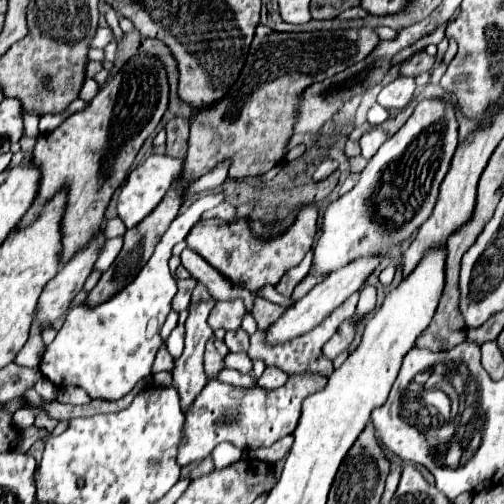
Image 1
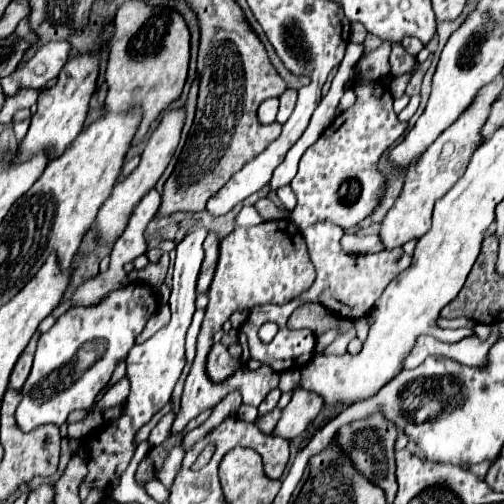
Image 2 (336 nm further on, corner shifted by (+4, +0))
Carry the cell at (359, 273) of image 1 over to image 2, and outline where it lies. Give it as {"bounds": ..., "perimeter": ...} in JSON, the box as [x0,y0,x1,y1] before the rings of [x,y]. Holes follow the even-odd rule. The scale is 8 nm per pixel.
{"bounds":[380,77,502,249],"perimeter":[[[496,77],[496,81],[492,81],[490,85],[484,85],[482,93],[478,93],[478,97],[474,99],[474,105],[470,105],[470,109],[466,109],[466,113],[462,113],[462,117],[458,117],[458,121],[454,121],[454,125],[450,125],[426,149],[426,153],[422,153],[422,157],[408,169],[408,175],[406,175],[406,181],[404,181],[404,189],[398,195],[396,203],[392,205],[392,209],[386,213],[386,217],[382,221],[382,227],[380,227],[380,241],[382,241],[384,249],[402,247],[408,241],[422,237],[430,229],[434,203],[466,171],[466,165],[468,165],[472,153],[482,143],[480,127],[484,125],[486,115],[490,111],[490,101],[494,101],[494,97],[498,97],[500,91],[502,91],[502,77]]]}

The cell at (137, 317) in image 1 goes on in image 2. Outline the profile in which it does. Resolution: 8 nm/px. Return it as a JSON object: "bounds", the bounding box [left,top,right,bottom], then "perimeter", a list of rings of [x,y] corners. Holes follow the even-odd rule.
{"bounds":[16,283,152,431],"perimeter":[[[128,283],[128,285],[108,293],[96,305],[70,307],[64,315],[60,315],[56,319],[56,323],[46,333],[40,335],[36,355],[34,355],[34,365],[32,365],[30,377],[26,379],[26,383],[22,387],[22,401],[20,401],[18,411],[16,411],[16,421],[18,421],[18,427],[22,431],[30,431],[42,423],[62,425],[70,411],[88,409],[94,403],[98,391],[108,383],[116,365],[120,361],[124,361],[128,351],[136,345],[136,337],[144,331],[146,321],[152,315],[148,309],[148,303],[146,303],[146,293],[150,295],[152,289],[148,291],[148,287],[144,289],[142,285]],[[88,359],[96,359],[96,363],[88,363]],[[80,365],[90,365],[90,367],[80,375]]]}

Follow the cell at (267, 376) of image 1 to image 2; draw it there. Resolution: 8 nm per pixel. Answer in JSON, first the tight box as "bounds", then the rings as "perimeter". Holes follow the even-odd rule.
{"bounds":[258,387,282,415],"perimeter":[[[276,387],[276,389],[272,389],[266,397],[264,397],[264,401],[260,403],[260,407],[258,407],[258,413],[262,415],[262,413],[266,413],[266,411],[272,411],[274,407],[276,407],[276,403],[278,403],[278,399],[280,399],[280,395],[282,395],[282,391]]]}

